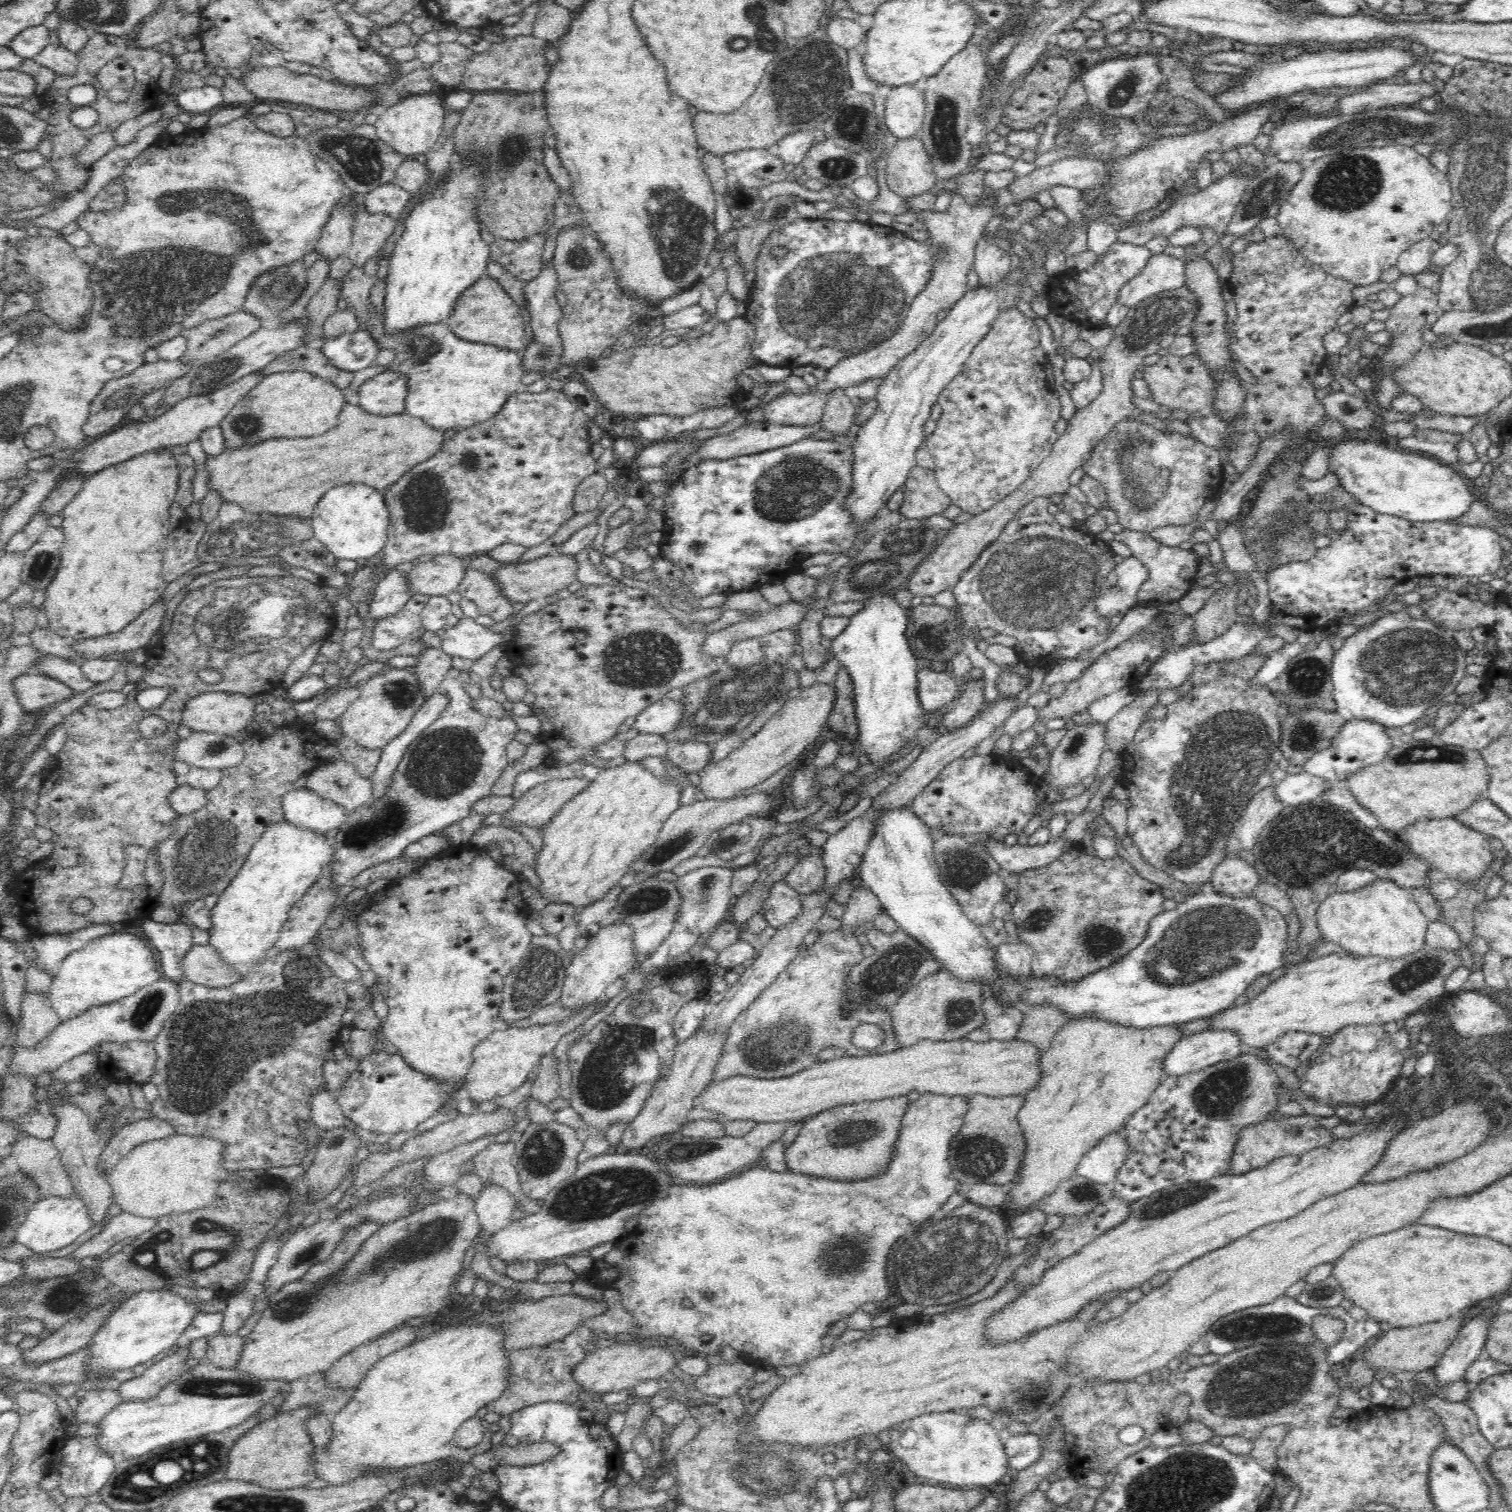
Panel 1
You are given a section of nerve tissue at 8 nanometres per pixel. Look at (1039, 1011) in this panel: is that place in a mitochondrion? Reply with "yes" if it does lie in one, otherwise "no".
no

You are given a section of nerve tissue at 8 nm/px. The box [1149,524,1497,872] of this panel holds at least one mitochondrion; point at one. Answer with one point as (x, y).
(1403, 668)

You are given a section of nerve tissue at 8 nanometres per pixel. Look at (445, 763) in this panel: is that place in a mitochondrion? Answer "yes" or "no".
yes

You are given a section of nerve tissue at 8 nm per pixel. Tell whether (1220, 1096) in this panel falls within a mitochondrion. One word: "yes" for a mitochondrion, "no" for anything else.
yes

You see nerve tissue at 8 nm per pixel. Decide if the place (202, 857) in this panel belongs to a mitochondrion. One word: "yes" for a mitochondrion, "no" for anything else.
yes

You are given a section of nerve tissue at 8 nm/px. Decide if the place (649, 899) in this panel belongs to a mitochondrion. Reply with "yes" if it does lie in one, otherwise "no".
yes

